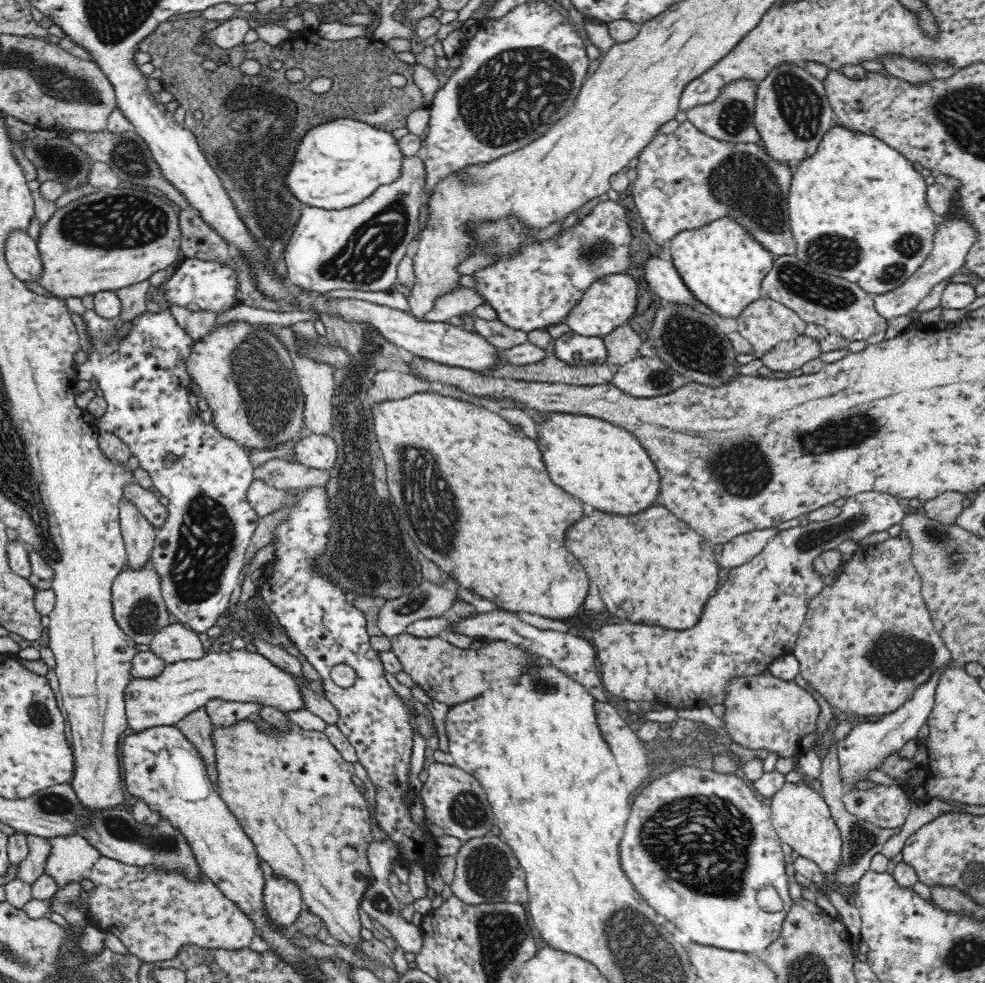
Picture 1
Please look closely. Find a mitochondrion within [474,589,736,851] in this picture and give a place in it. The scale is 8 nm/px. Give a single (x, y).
(541, 684)

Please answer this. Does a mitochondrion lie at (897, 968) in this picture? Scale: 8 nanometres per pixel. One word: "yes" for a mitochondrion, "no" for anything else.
no

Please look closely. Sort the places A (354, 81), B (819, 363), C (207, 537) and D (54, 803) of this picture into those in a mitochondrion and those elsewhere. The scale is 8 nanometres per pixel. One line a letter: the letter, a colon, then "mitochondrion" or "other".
A: mitochondrion
B: other
C: mitochondrion
D: mitochondrion

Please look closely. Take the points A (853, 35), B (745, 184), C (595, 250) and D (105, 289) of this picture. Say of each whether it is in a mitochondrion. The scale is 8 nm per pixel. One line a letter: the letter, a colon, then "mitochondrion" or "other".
A: other
B: mitochondrion
C: mitochondrion
D: other

